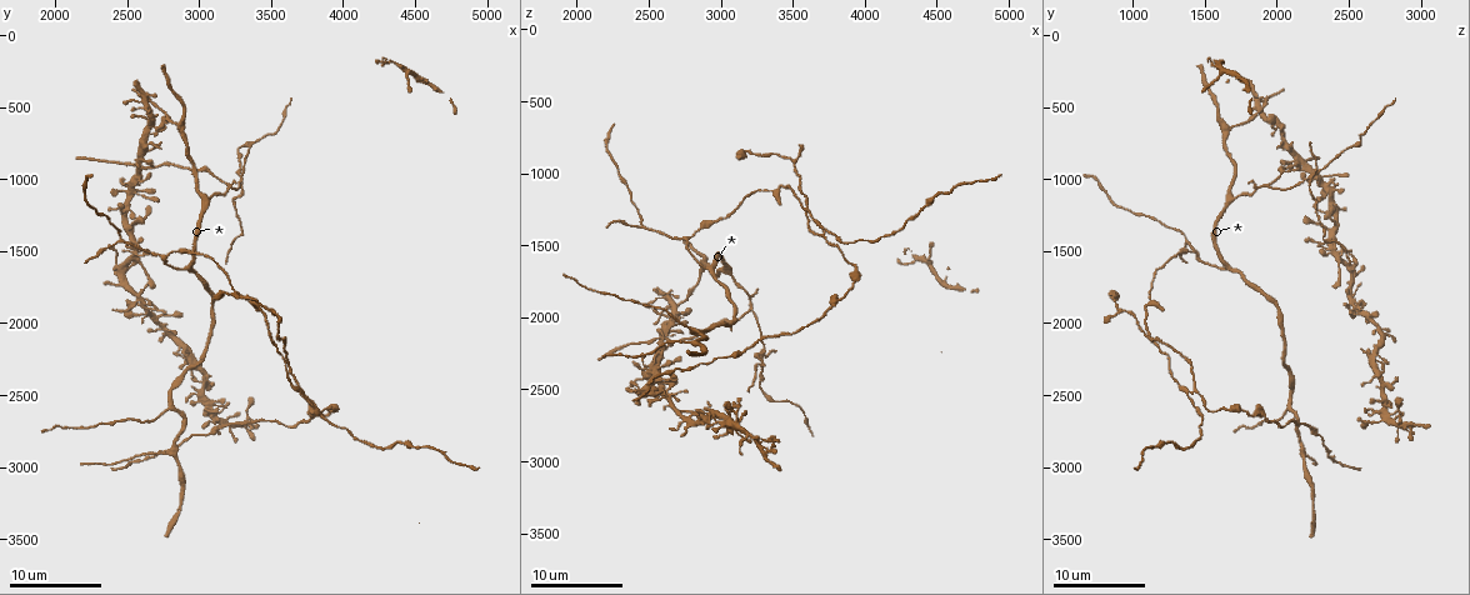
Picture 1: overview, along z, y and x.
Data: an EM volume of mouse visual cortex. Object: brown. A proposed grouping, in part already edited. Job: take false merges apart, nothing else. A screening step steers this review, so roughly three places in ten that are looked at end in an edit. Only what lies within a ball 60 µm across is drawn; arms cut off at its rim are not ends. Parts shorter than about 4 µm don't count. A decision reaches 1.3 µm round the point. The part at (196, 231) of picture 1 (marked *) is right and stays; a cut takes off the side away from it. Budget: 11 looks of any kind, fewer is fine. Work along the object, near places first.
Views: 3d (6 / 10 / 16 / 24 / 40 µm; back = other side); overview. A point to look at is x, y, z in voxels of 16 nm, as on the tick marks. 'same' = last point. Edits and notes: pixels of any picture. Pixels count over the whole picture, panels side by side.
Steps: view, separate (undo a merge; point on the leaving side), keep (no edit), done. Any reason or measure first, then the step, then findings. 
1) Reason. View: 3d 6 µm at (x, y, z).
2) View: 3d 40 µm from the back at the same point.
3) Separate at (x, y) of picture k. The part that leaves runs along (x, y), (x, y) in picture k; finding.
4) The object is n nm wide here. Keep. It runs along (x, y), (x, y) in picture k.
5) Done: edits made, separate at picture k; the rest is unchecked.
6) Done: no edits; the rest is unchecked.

Three arms meet. View: 3d 10 µm at (2900, 1620, 1640).

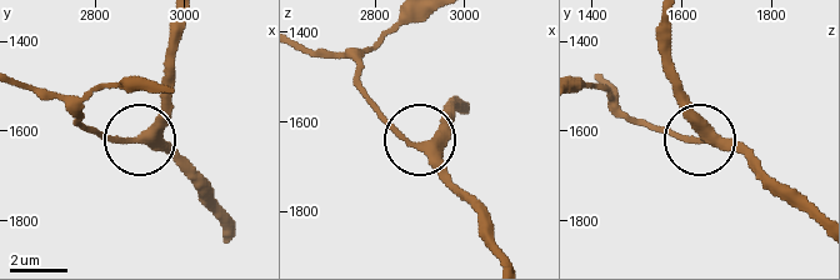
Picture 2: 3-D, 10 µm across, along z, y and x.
3 arms meet here. Keep. It runs along (671, 25), (681, 108), (763, 178) in picture 2; one neuron here.

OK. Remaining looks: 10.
Three arms meet. View: 3d 10 µm at (2460, 1420, 1360).

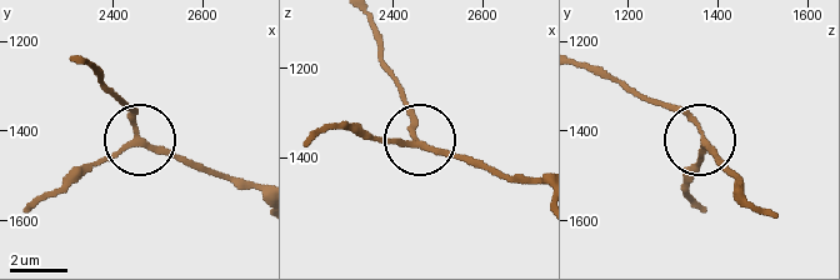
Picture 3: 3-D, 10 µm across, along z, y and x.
Other side. View: 3d 10 µm from the back at (2450, 1420, 1370).

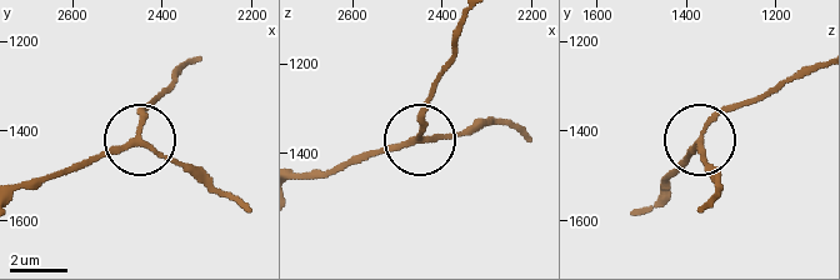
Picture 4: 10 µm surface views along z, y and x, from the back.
The side arm is 5 µm long. Keep. It runs along (24, 190), (139, 143), (194, 174) in picture 4; all the same neuron.

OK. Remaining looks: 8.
Three arms meet. View: 3d 6 µm at (3180, 1020, 1940).

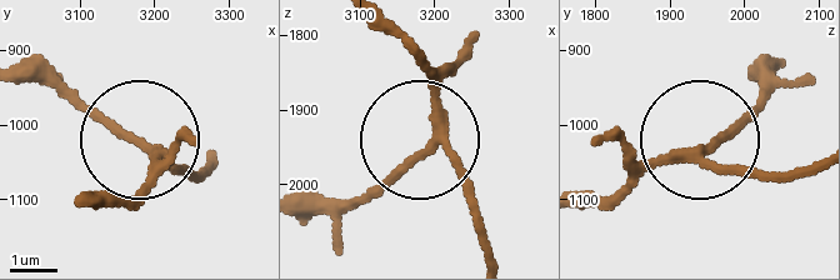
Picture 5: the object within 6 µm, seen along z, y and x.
3 arms meet here. Keep. It runs along (378, 24), (429, 84), (438, 156), (481, 224) in picture 5; continuous, no second neuron.

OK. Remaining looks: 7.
Branch point. View: 3d 10 µm at (2860, 640, 1660).

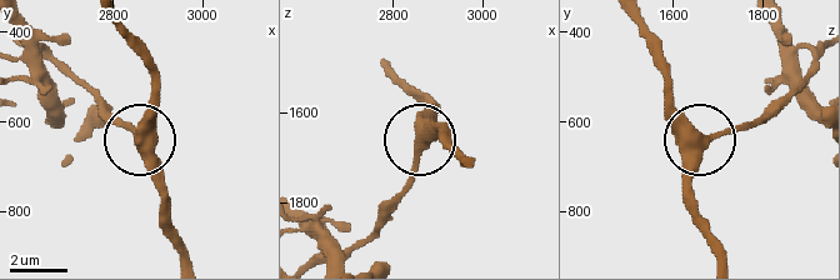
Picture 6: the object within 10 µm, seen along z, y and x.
The side arm is 9 µm long. Keep. It runs along (186, 254), (158, 189), (155, 160), (139, 139), (155, 91) in picture 6; continuous, no second neuron.

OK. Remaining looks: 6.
Side arm on a straight run. View: 3d 10 µm at (2480, 880, 2160).

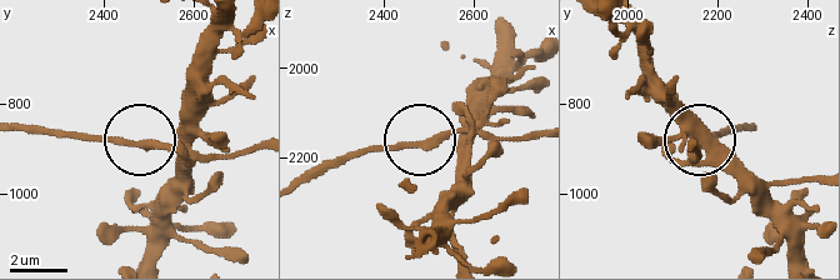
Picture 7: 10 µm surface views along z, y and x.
Keep. It runs along (256, 146), (206, 153), (134, 139), (73, 139) in picture 7; one neuron here.

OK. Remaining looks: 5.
View: 3d 6 µm at (2800, 2900, 2160).

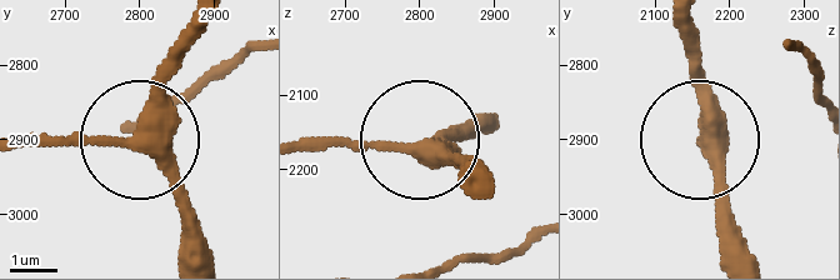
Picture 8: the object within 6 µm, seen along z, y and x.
The side arm is 10 µm long. Keep. It runs along (683, 28), (706, 99), (699, 146), (719, 183), (726, 250) in picture 8; all the same neuron.

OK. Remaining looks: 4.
Done: no edits; the rest is unchecked.

